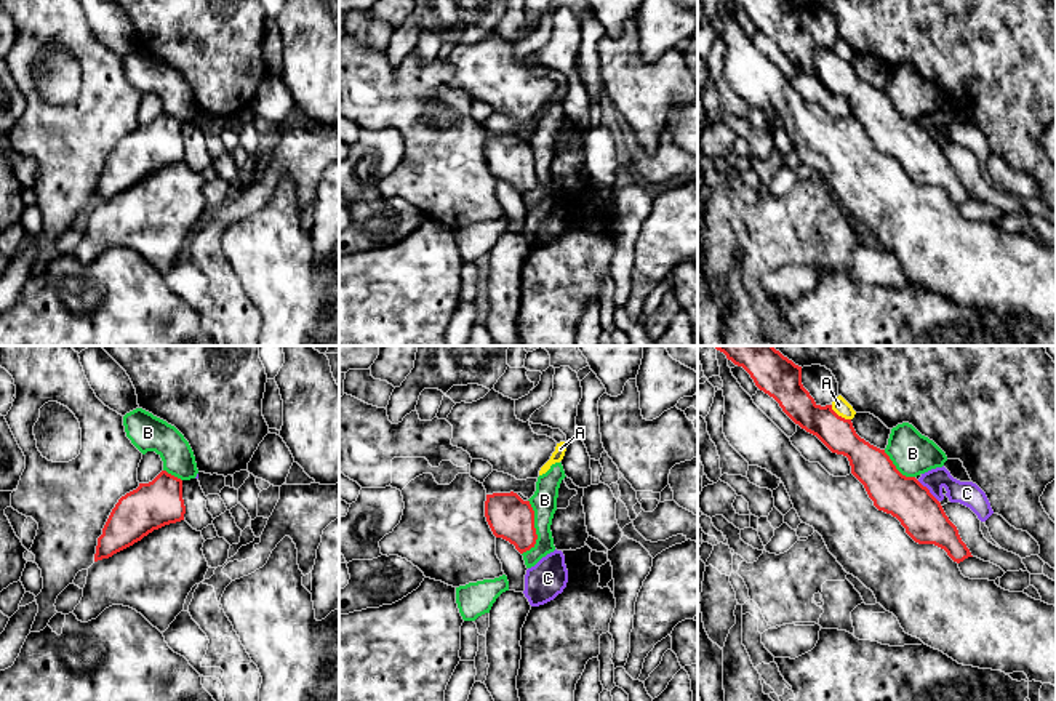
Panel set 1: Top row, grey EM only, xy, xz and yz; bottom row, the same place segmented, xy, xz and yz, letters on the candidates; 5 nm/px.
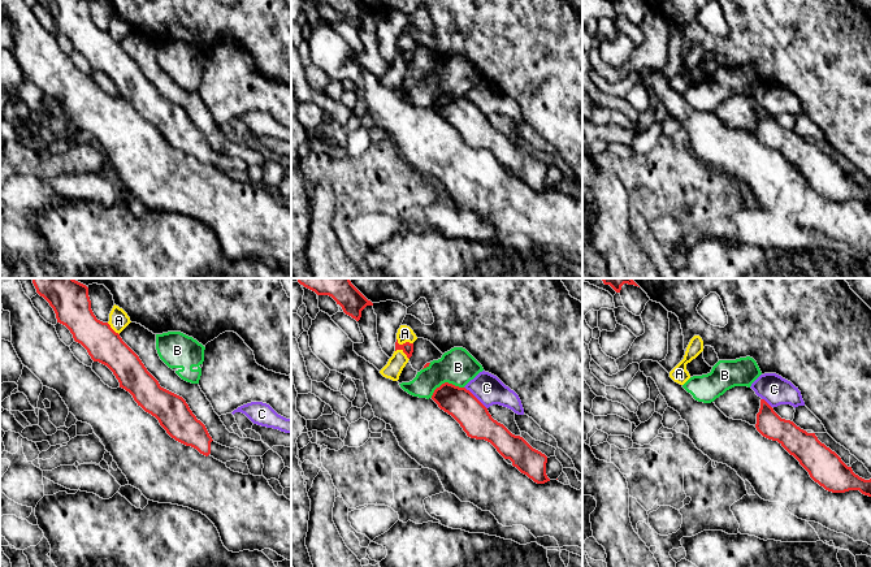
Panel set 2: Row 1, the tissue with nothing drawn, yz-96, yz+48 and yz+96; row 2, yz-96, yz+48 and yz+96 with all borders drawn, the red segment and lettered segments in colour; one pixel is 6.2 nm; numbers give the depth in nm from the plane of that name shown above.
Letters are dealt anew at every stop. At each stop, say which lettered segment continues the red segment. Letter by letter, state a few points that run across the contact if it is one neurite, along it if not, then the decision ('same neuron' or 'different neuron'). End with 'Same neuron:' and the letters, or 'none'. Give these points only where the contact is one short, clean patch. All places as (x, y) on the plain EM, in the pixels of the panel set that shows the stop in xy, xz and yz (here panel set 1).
A: line yz (831, 47), (839, 56), (850, 61); different neuron
B: line xz (528, 141), (533, 151), (536, 183), (522, 196); different neuron
C: line yz (917, 122), (938, 143); different neuron
Same neuron: none

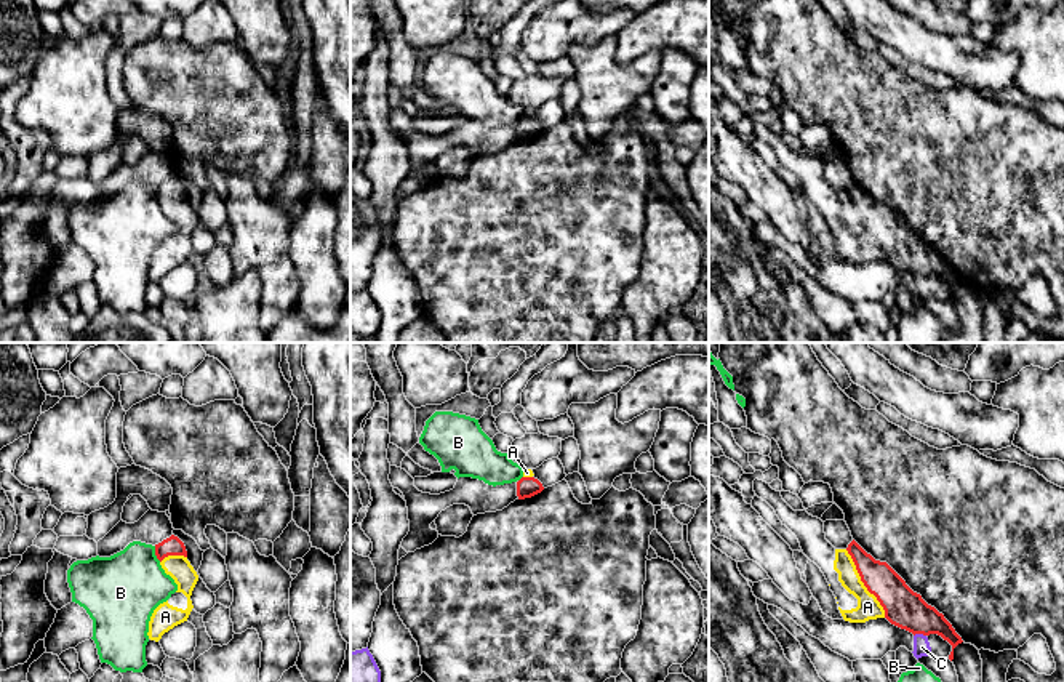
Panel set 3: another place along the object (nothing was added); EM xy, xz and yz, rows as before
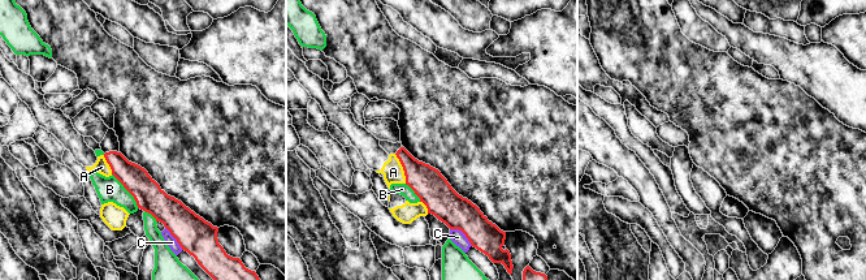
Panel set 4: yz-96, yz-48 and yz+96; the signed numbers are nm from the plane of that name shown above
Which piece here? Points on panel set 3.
A: line yz (903, 248), (871, 223), (863, 223), (868, 229), (868, 248); same neuron
B: different neuron
C: line yz (925, 276), (914, 277); different neuron
Same neuron: A

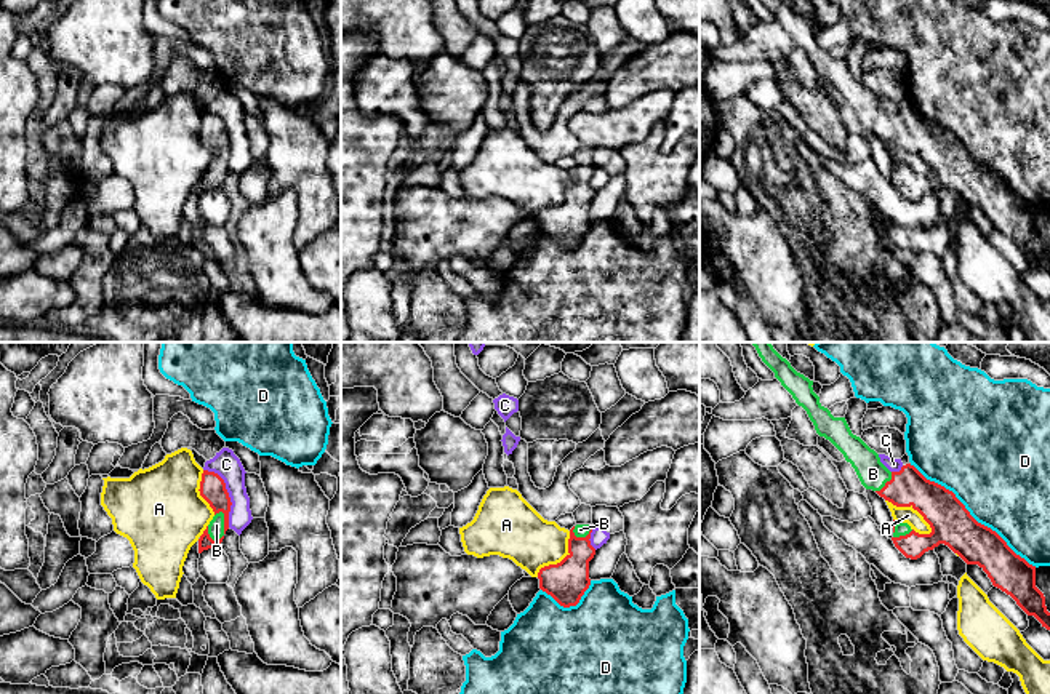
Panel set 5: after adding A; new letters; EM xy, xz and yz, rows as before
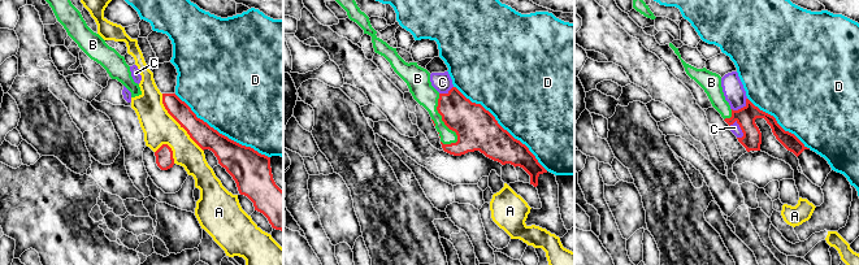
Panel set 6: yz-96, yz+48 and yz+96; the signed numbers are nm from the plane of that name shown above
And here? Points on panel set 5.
A: different neuron
B: line xy (213, 131), (221, 146), (224, 170), (216, 167); same neuron
C: line xy (204, 111), (213, 112), (224, 125), (231, 144), (229, 168); different neuron
D: different neuron
Same neuron: B

